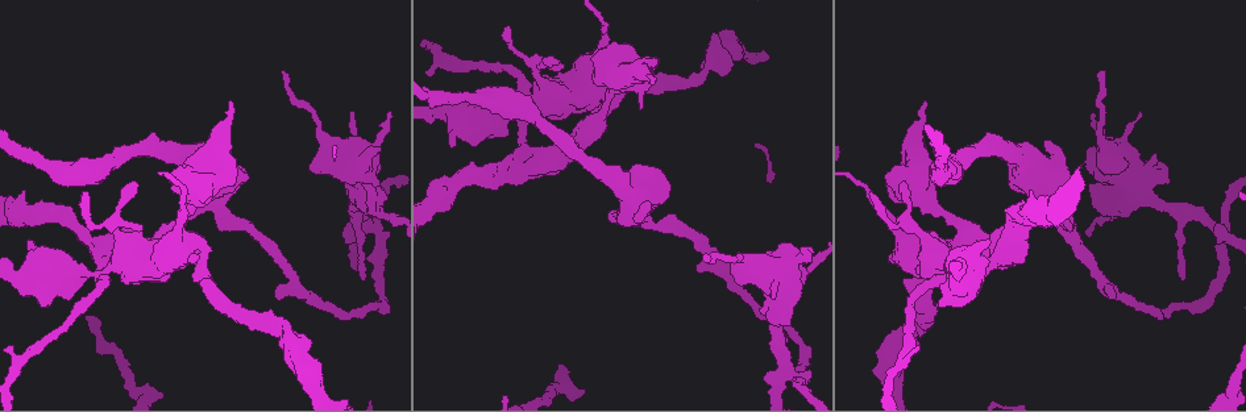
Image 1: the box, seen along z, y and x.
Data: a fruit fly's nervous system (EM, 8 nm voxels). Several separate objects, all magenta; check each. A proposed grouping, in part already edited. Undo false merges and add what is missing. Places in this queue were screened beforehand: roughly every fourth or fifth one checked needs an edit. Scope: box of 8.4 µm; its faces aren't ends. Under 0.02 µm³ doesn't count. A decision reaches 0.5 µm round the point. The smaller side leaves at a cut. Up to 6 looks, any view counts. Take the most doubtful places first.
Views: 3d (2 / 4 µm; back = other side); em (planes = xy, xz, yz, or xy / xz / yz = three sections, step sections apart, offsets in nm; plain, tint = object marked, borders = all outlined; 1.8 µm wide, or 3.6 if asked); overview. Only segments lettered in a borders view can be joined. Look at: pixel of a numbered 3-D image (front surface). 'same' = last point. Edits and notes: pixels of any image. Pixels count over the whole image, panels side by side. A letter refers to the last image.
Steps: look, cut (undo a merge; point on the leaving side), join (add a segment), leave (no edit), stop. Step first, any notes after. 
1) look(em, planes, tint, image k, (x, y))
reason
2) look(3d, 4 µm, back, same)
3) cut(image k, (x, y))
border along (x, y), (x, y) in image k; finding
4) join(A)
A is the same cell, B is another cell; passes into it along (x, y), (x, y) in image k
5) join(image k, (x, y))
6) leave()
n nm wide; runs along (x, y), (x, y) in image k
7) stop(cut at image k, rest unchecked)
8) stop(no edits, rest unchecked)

look(3d, 4 µm, image 1, (94, 271))
narrows sharply

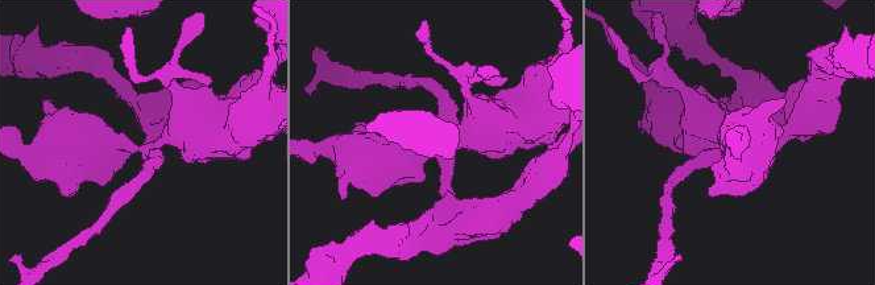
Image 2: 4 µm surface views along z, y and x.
look(em, planes, borders, image 2, (141, 147))
4 arms

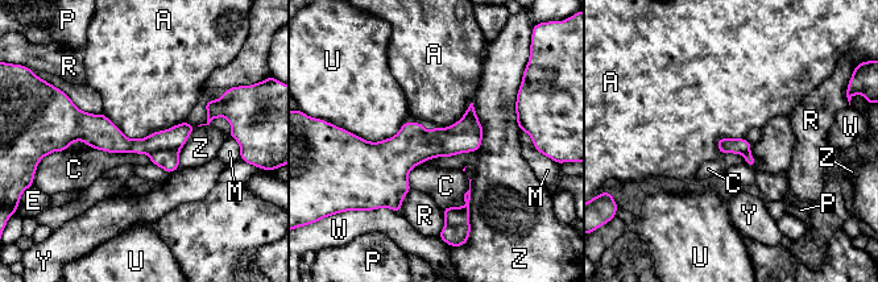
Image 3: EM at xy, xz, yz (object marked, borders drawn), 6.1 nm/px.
cut(image 3, (174, 139))
A touches over 500 nm; A, C, E, M, P, R, U, W, Y and Z are other cells; border along (178, 150), (156, 149), (149, 154) in image 3; a second neuron is stuck on

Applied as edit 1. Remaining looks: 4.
look(overview)
redraw

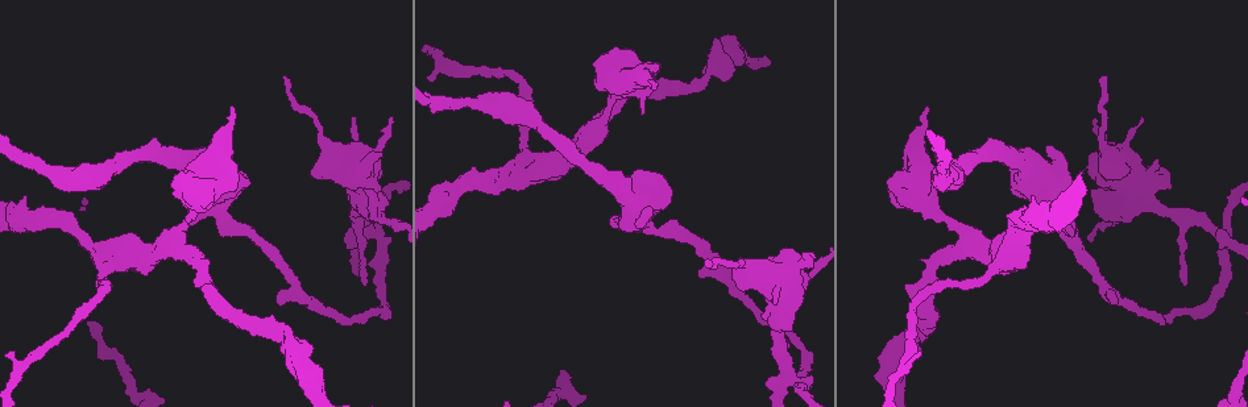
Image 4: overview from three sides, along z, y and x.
look(3d, 4 µm, image 4, (762, 319))
thick end

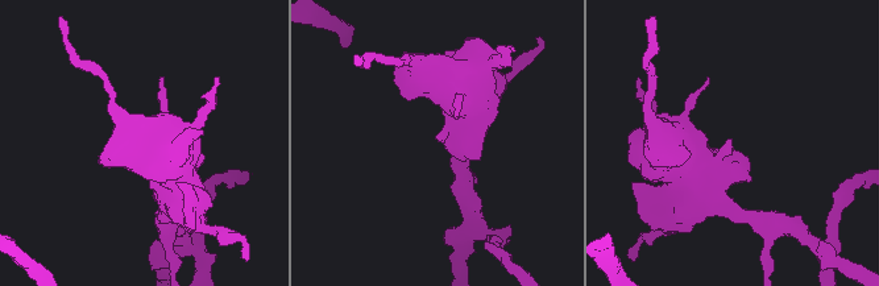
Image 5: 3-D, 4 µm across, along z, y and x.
look(em, 3.6 µm, xz, step 8, tint, image 5, (731, 140))

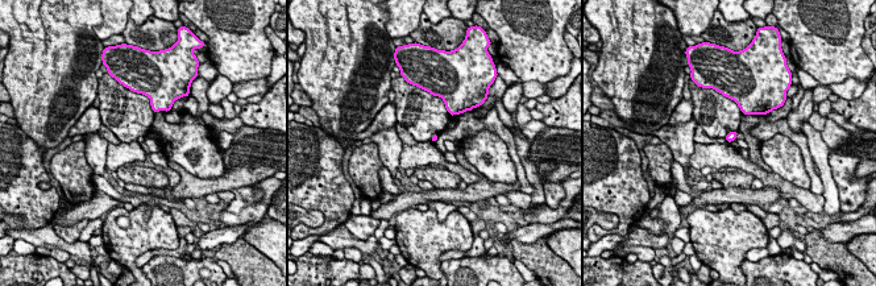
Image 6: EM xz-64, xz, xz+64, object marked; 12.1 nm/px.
look(em, 3.6 µm, xz, step 8, borders, same)

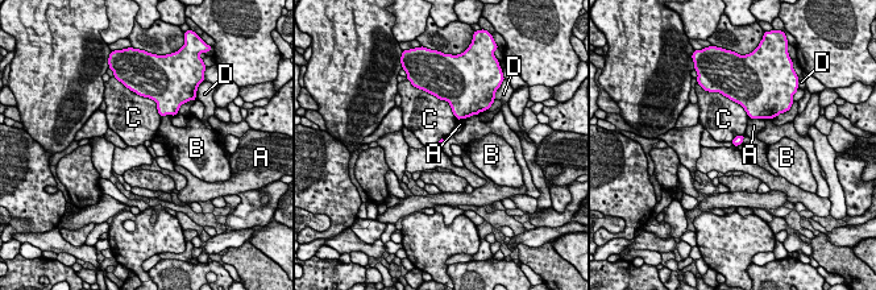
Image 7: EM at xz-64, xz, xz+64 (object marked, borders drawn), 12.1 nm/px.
leave()
C touches over 320 nm; A, B, C and D are other cells; no lettered segment goes on from it

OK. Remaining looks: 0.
stop(cut at image 3, rest unchecked)

